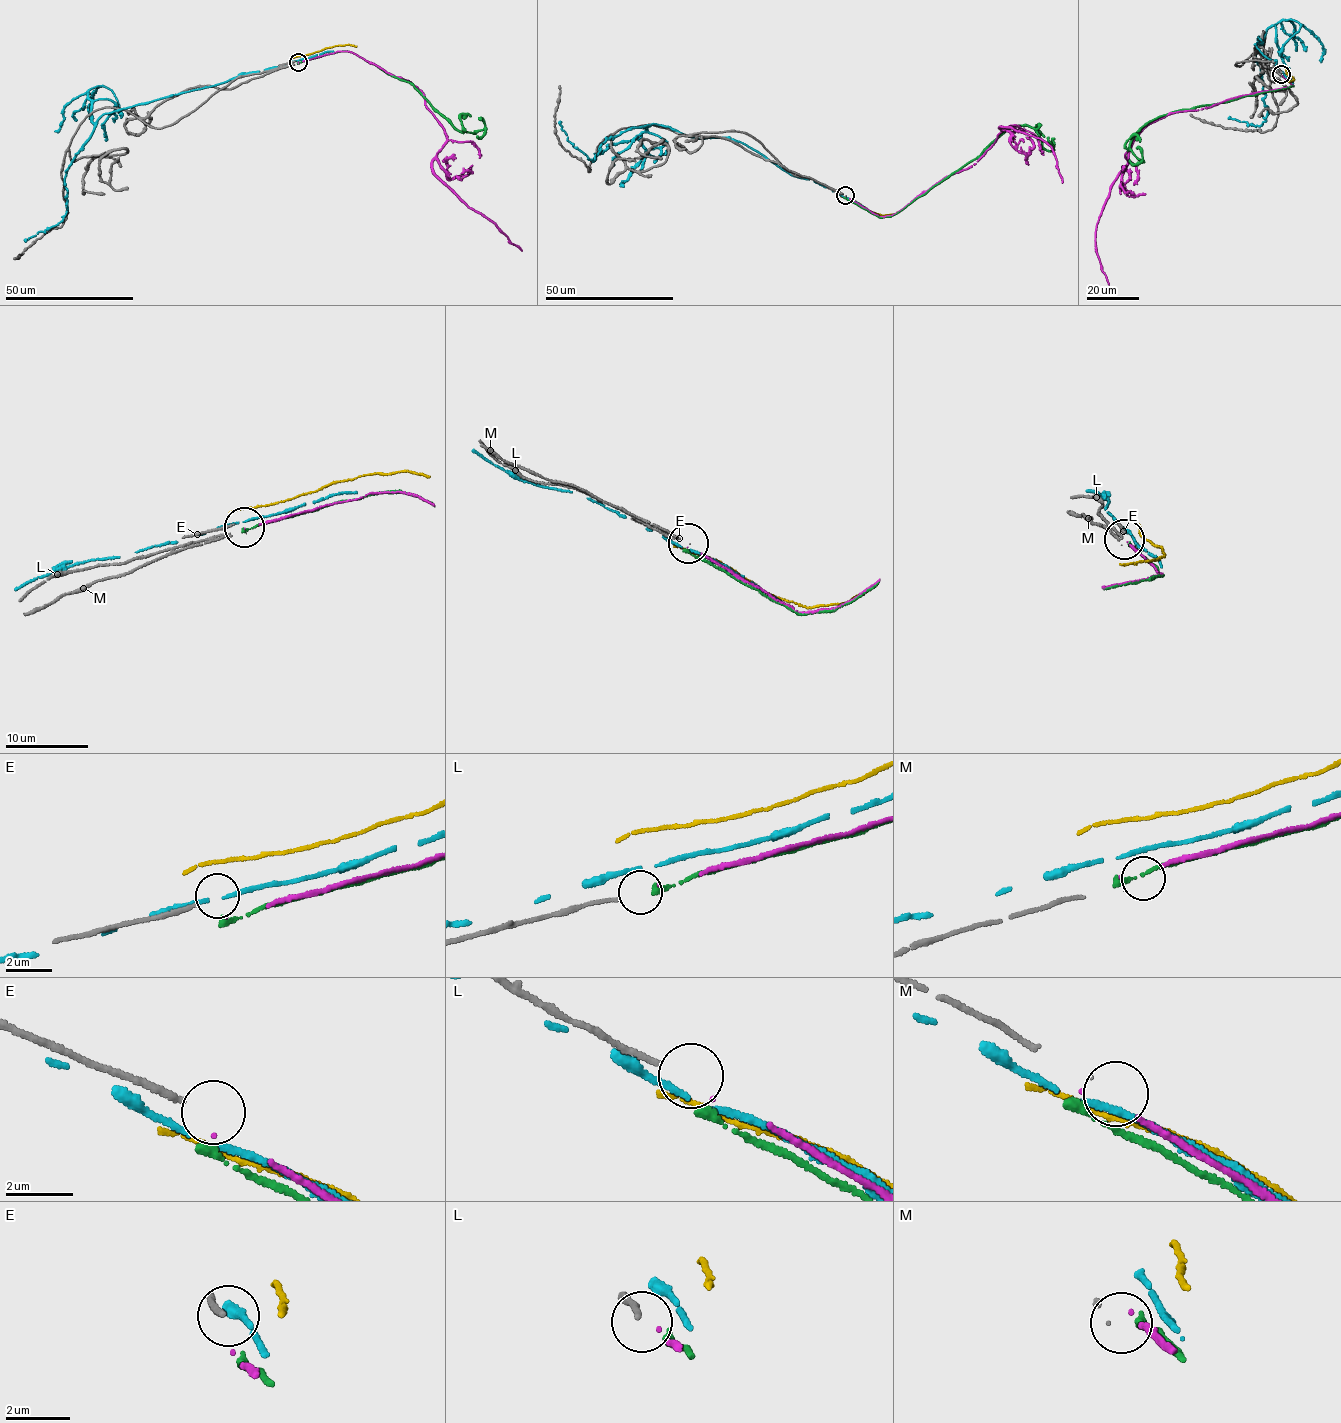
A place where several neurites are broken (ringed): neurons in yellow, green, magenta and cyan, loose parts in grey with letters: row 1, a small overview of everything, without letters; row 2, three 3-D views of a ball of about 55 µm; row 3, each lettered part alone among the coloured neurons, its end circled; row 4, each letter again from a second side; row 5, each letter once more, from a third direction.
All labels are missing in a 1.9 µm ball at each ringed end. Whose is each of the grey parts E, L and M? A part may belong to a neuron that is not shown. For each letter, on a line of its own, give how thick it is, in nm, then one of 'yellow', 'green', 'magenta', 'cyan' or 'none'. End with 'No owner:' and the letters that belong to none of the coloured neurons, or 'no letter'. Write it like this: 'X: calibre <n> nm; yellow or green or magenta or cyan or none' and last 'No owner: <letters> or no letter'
E: calibre 190 nm; none
L: calibre 160 nm; none
M: calibre 20 nm; none
No owner: E, L, M

